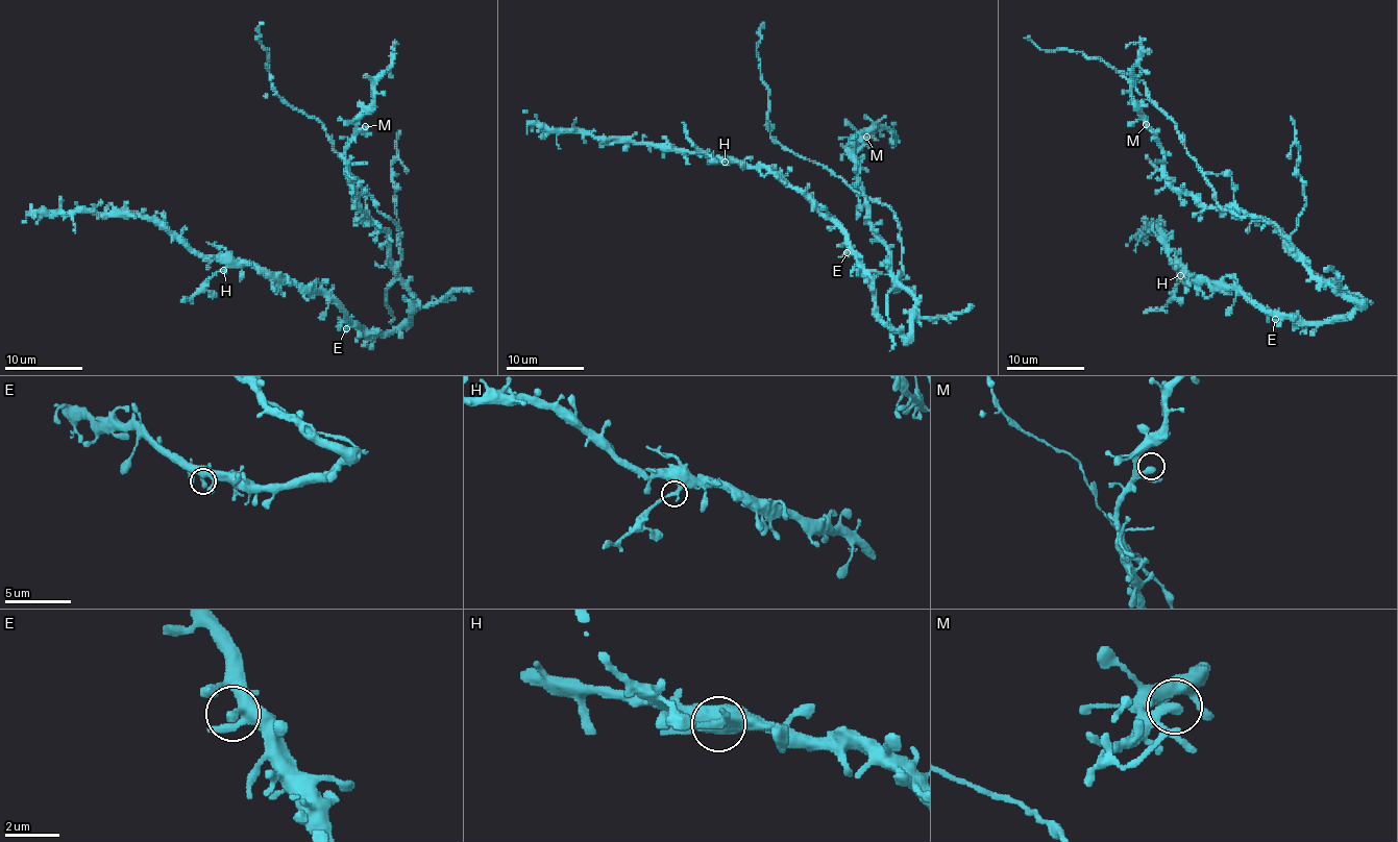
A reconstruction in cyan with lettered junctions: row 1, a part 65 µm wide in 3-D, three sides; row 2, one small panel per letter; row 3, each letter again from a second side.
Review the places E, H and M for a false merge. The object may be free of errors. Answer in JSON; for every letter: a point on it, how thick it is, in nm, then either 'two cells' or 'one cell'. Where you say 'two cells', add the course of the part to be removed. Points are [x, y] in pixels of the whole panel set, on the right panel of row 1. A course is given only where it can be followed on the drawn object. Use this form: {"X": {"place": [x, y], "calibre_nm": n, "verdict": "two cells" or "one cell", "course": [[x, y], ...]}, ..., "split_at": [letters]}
{"E": {"place": [1275, 319], "calibre_nm": 300, "verdict": "one cell"}, "H": {"place": [1180, 275], "calibre_nm": 300, "verdict": "two cells", "course": [[1181, 275], [1177, 292], [1163, 306], [1144, 314]]}, "M": {"place": [1146, 124], "calibre_nm": 280, "verdict": "one cell"}, "split_at": ["H"]}

